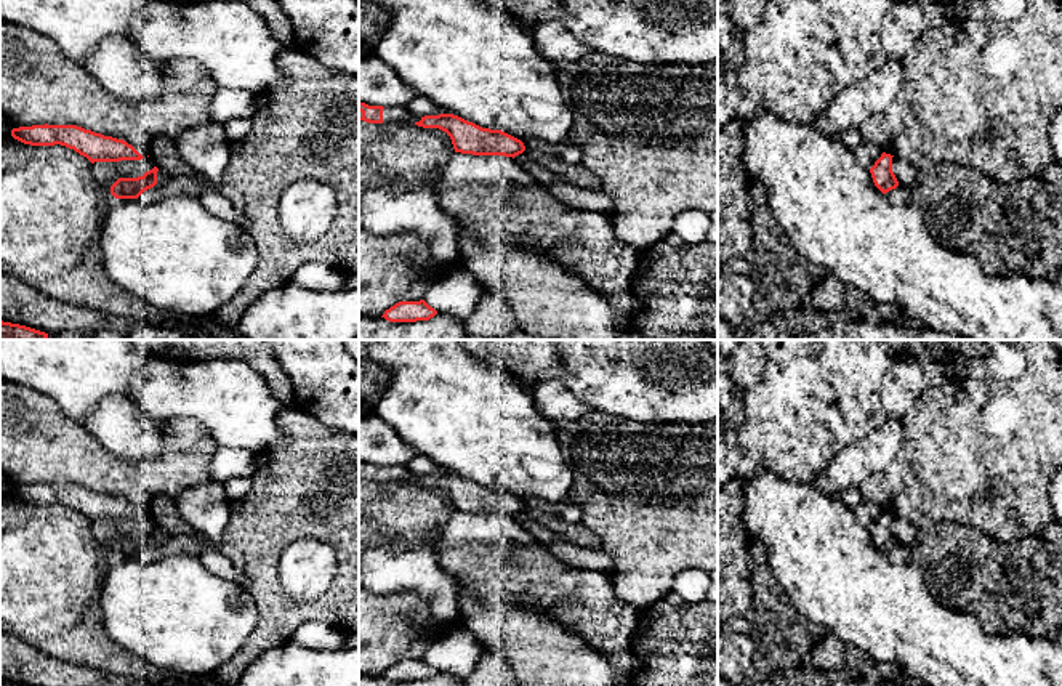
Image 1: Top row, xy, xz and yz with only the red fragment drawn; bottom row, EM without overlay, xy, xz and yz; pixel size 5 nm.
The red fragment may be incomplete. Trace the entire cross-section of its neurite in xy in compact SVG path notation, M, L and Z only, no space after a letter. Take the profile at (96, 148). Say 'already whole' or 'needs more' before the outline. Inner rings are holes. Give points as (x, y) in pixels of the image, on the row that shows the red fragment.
already whole; M32 125L11 130L11 136L30 146L61 144L95 162L120 162L144 159L123 139L104 136L77 125Z

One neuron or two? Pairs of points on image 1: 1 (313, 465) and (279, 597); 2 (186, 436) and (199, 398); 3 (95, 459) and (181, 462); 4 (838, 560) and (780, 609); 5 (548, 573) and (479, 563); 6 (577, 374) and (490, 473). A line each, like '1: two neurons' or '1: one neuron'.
1: one neuron
2: two neurons
3: one neuron
4: two neurons
5: one neuron
6: two neurons

